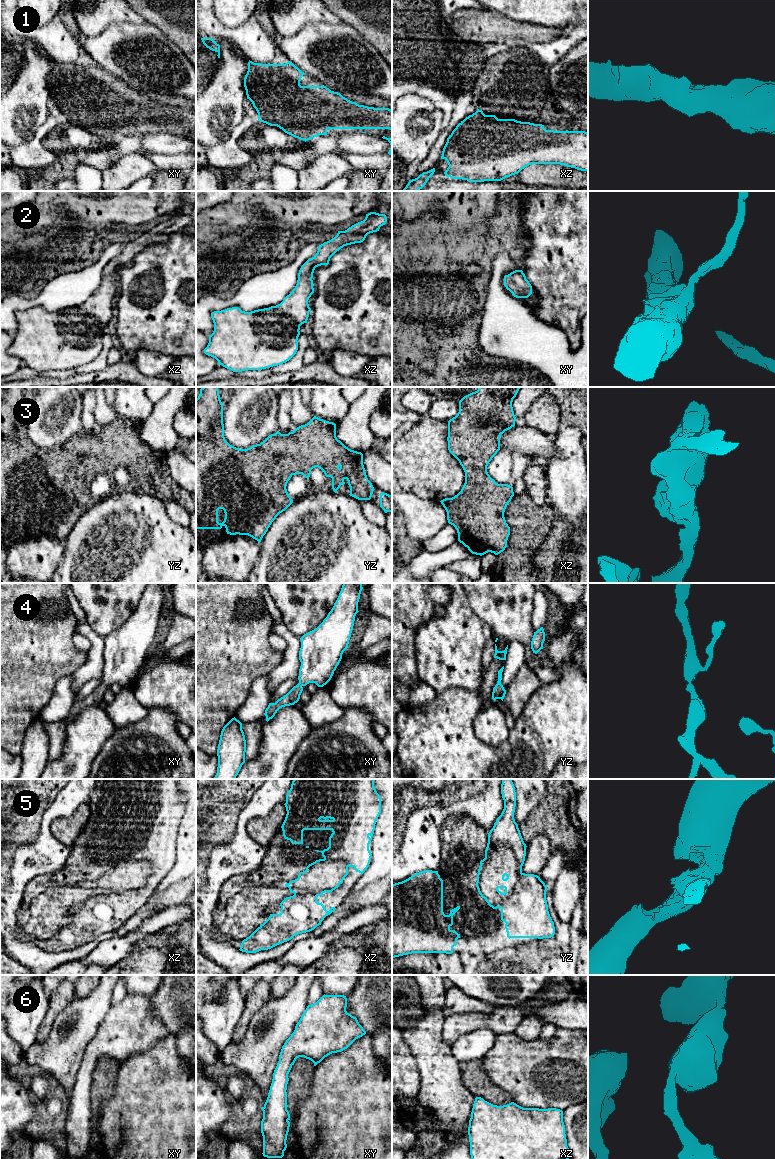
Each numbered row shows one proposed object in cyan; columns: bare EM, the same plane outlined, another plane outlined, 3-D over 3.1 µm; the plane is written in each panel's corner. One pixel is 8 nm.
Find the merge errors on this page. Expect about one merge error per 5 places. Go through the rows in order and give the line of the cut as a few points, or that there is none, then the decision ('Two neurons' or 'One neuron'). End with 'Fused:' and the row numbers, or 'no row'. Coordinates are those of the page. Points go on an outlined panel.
1: No split. One neuron
2: No split. One neuron
3: No split. One neuron
4: No split. One neuron
5: No split. One neuron
6: No split. One neuron
Fused: no row

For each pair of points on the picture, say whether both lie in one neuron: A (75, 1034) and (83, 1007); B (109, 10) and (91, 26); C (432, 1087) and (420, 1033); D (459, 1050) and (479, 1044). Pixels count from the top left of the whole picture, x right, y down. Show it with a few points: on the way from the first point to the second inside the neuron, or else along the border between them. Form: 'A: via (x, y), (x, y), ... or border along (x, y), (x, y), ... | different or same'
A: via (78, 1027), (83, 1014) | same
B: via (105, 12), (95, 22) | same
C: via (432, 1074), (432, 1054), (427, 1046) | same
D: via (464, 1049), (474, 1045) | same

